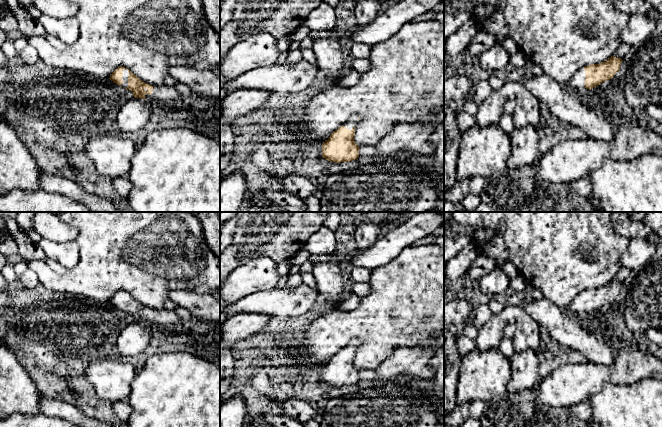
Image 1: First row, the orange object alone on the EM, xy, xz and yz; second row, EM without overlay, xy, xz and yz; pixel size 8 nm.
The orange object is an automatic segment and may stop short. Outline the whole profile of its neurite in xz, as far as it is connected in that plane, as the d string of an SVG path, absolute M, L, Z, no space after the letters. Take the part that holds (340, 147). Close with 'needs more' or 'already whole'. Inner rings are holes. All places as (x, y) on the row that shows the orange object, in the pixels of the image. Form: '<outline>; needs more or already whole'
M352 117L335 130L322 144L322 157L328 161L350 162L359 157L359 147L355 141L355 126L359 117Z; needs more

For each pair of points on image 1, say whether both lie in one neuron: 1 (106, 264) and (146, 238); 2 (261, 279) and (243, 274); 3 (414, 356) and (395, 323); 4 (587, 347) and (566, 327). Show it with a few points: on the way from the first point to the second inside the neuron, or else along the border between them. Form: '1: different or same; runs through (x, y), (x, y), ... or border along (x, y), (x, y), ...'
1: same; runs through (116, 254), (133, 238), (136, 238)
2: same; runs through (257, 277), (247, 277)
3: different; border along (423, 340), (410, 347), (398, 347), (387, 357)
4: same; runs through (582, 342), (571, 332)

